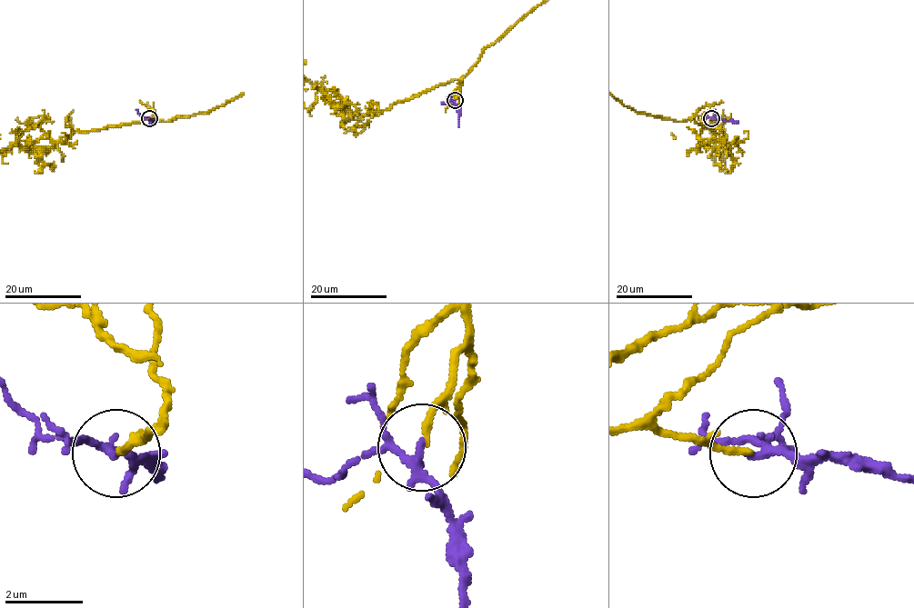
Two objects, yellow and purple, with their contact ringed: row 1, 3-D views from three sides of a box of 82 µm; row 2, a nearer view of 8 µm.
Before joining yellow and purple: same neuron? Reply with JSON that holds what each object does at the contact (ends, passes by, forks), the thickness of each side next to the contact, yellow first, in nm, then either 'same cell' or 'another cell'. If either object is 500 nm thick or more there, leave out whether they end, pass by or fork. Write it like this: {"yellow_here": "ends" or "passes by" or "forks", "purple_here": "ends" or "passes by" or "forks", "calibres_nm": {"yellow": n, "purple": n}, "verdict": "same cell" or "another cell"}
{"yellow_here": "ends", "purple_here": "passes by", "calibres_nm": {"yellow": 150, "purple": 200}, "verdict": "same cell"}

